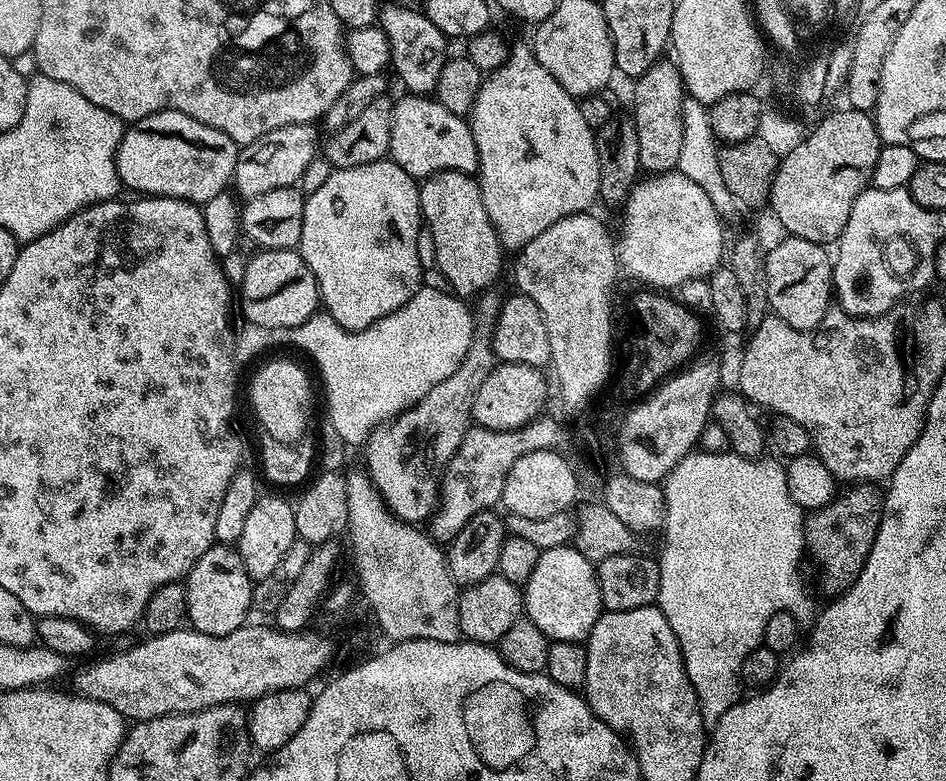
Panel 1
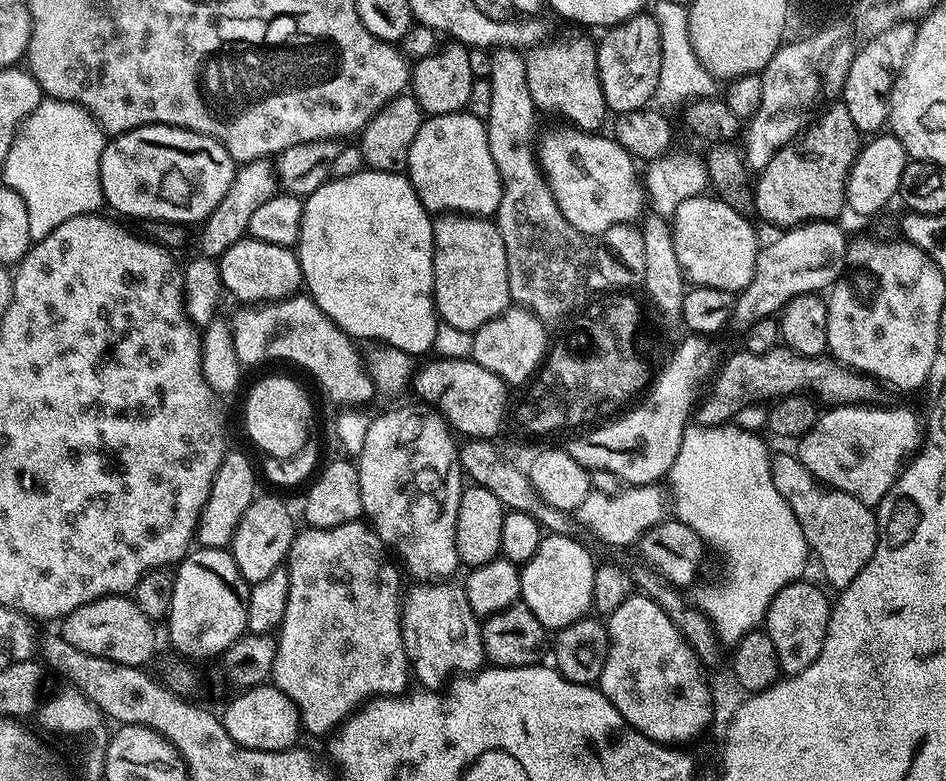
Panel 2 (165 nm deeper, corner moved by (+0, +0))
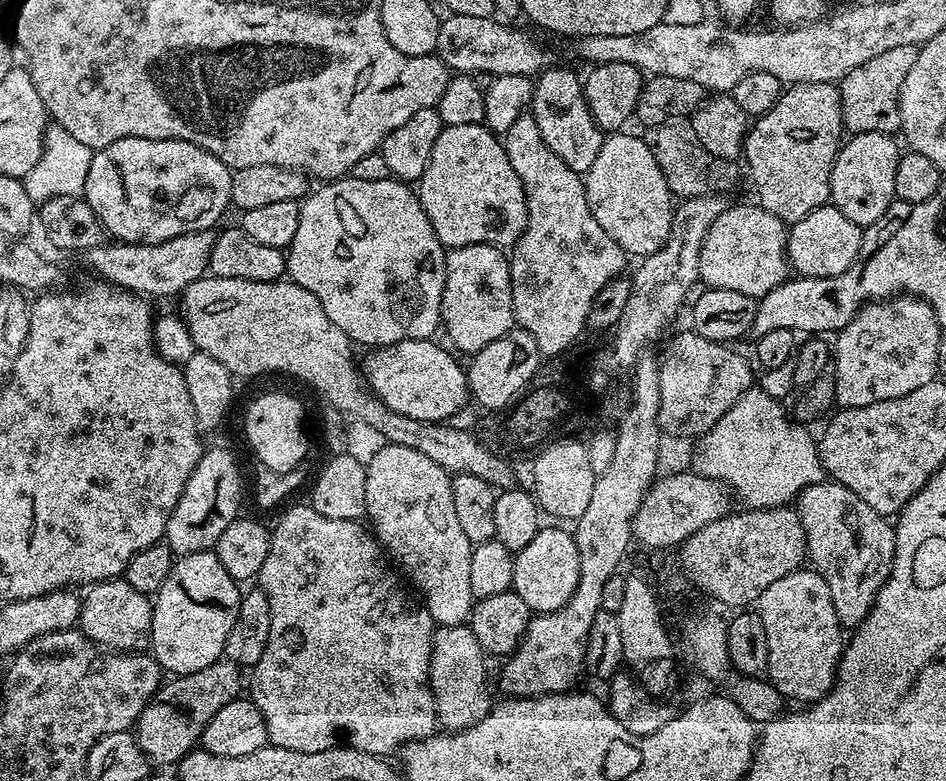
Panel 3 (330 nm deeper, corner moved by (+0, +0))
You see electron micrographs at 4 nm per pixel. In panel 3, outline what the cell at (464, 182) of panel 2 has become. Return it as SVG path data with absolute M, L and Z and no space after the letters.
M484 124L441 127L438 134L438 142L434 142L434 148L430 150L430 160L426 162L426 170L418 182L418 195L421 206L426 210L426 218L430 218L430 222L434 226L434 234L440 240L441 244L444 245L445 249L448 250L470 246L471 244L493 244L495 248L501 250L511 249L512 245L516 244L522 234L526 218L528 217L522 182L518 178L518 174L514 174L514 166L510 166L510 158L506 158L506 150L503 143L498 139L497 133L490 131Z

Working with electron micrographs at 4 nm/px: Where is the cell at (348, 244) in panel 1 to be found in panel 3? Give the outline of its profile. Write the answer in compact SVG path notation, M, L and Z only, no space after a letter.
M341 178L325 183L320 189L313 191L300 204L300 217L298 218L298 234L294 234L294 242L286 250L286 272L293 284L310 290L322 302L322 310L330 317L330 322L338 326L347 334L349 340L368 346L383 346L397 344L403 340L427 340L435 337L441 327L440 307L442 306L442 290L444 289L444 257L446 249L434 234L434 226L430 218L426 218L426 210L420 204L420 197L412 192L407 183L395 178L382 181L358 181L351 178Z

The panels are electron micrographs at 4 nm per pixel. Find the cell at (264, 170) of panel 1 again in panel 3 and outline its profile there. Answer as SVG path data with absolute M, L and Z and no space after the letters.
M210 228L200 232L187 232L178 238L170 238L157 244L126 244L108 242L101 248L90 249L83 253L82 259L96 271L99 279L117 284L137 296L179 297L191 284L208 272L210 254L214 250L217 233Z

